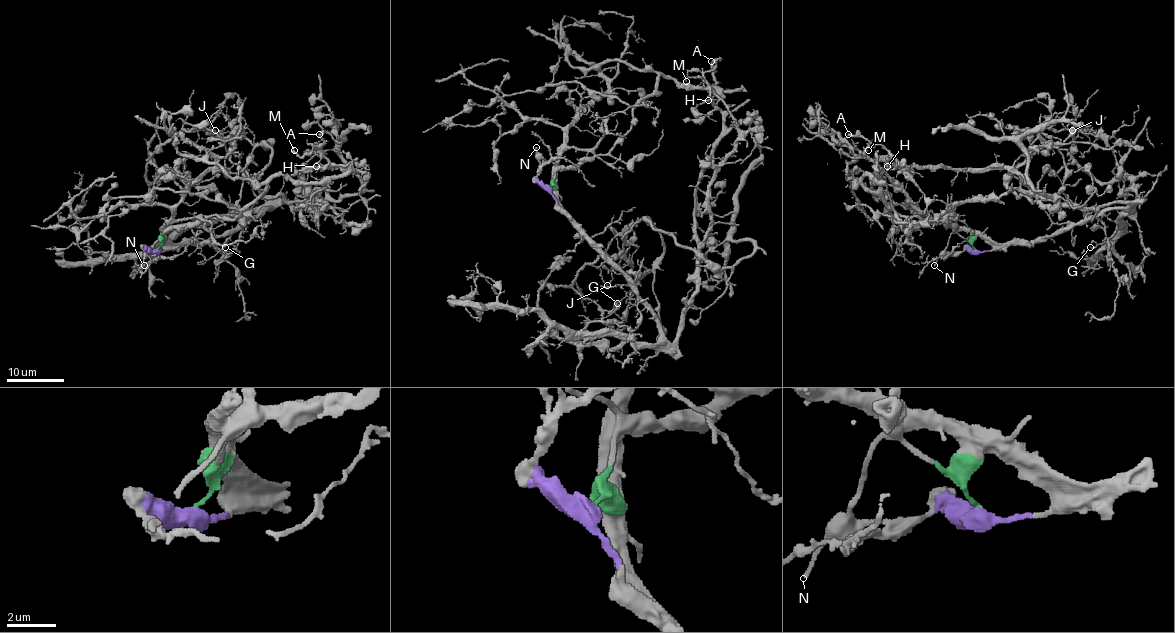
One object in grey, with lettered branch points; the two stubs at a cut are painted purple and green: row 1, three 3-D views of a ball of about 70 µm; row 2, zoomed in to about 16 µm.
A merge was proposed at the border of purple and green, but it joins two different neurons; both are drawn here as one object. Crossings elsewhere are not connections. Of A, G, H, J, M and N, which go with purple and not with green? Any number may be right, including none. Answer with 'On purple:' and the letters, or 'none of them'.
On purple: A, G, H, J, M

